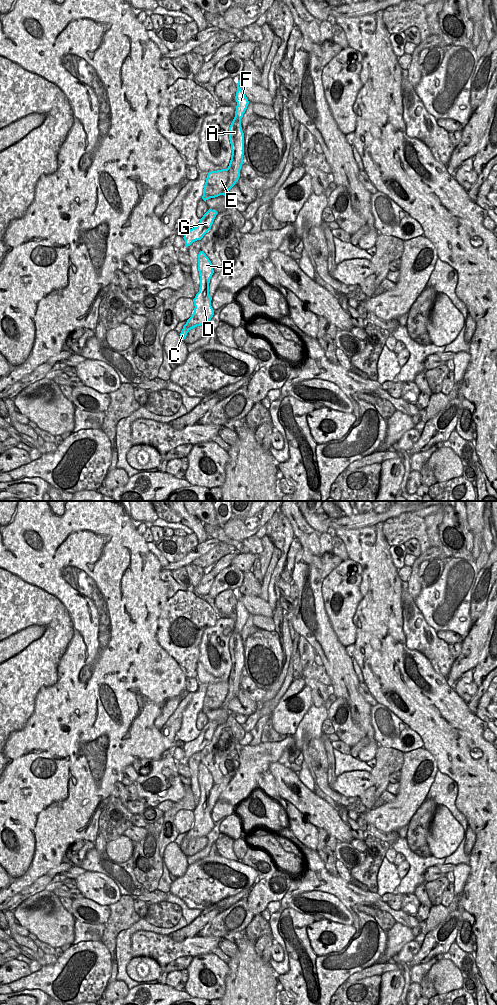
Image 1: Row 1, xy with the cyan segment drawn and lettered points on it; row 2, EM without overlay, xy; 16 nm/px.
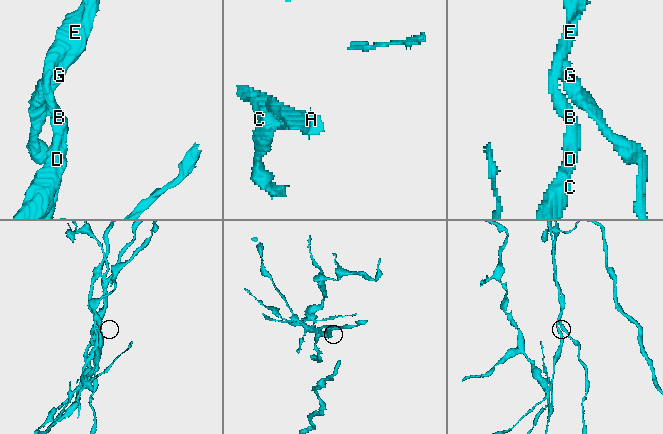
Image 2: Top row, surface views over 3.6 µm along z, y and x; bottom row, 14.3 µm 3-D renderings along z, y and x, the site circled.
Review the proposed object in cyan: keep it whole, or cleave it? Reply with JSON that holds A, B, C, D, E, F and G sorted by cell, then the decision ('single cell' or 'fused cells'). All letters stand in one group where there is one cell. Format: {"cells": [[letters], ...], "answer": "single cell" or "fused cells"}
{"cells": [["A", "G"], ["B", "C", "D", "E", "F"]], "answer": "fused cells"}

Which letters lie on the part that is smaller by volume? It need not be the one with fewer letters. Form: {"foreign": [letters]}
{"foreign": ["A", "G"]}

